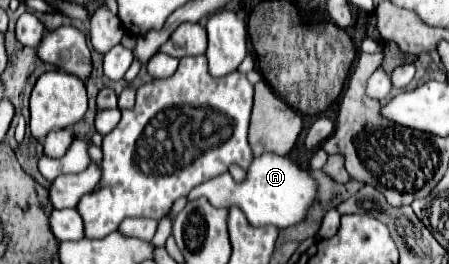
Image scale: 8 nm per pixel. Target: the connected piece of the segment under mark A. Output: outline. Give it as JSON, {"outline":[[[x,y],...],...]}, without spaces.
{"outline":[[[261,154],[259,158],[253,158],[249,170],[245,172],[243,182],[235,182],[231,174],[225,172],[193,188],[187,200],[207,198],[209,204],[215,208],[237,206],[253,226],[273,224],[277,228],[289,228],[301,222],[301,218],[305,218],[305,210],[309,210],[309,206],[315,202],[315,196],[317,196],[317,186],[309,176],[309,170],[299,168],[287,156]]]}

